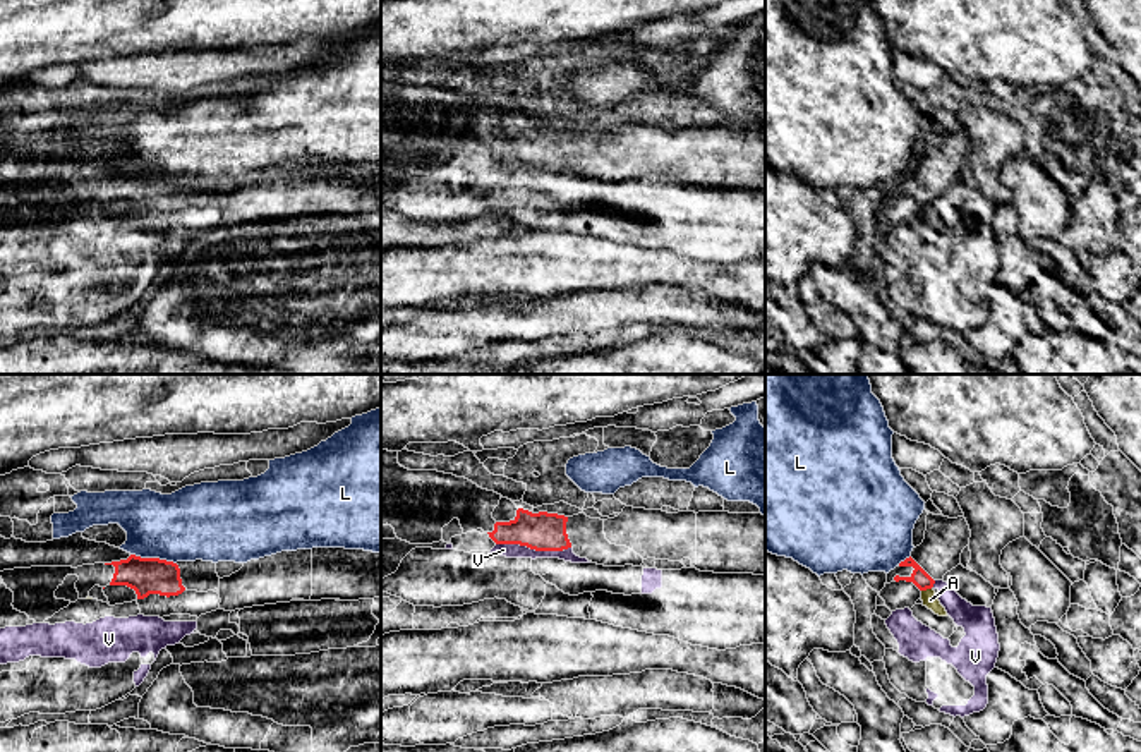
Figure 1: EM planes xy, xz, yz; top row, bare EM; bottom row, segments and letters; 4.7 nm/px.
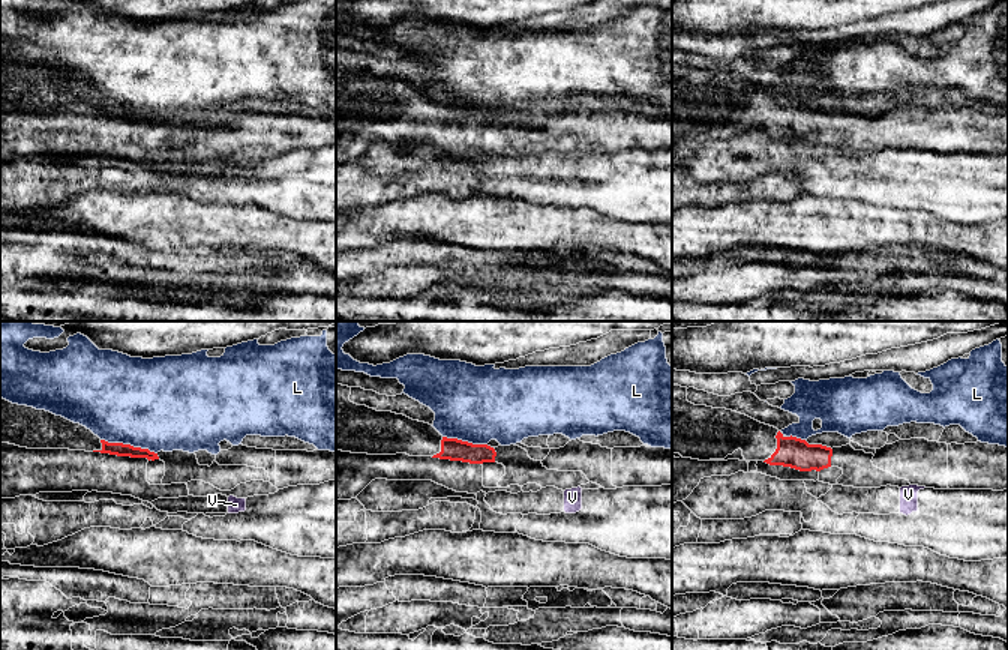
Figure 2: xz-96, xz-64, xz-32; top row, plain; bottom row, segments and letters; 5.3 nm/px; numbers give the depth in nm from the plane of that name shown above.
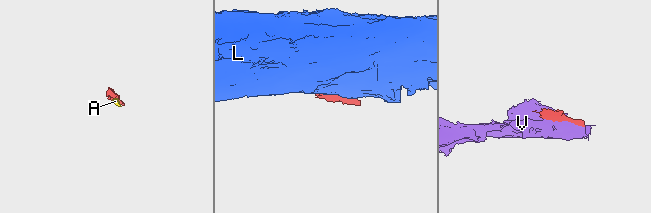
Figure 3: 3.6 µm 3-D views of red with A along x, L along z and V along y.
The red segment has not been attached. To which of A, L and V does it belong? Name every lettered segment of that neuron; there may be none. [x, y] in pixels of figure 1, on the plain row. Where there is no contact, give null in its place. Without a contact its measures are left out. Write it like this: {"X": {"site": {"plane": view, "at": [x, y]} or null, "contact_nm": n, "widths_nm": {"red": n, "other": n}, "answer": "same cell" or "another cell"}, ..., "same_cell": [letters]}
{"A": {"site": {"plane": "yz", "at": [925, 205]}, "contact_nm": 50, "widths_nm": {"red": 80, "other": 80}, "answer": "another cell"}, "L": {"site": {"plane": "xy", "at": [153, 174]}, "contact_nm": 220, "widths_nm": {"red": 180, "other": 340}, "answer": "another cell"}, "V": {"site": {"plane": "xz", "at": [529, 162]}, "contact_nm": 320, "widths_nm": {"red": 180, "other": 60}, "answer": "another cell"}, "same_cell": []}

